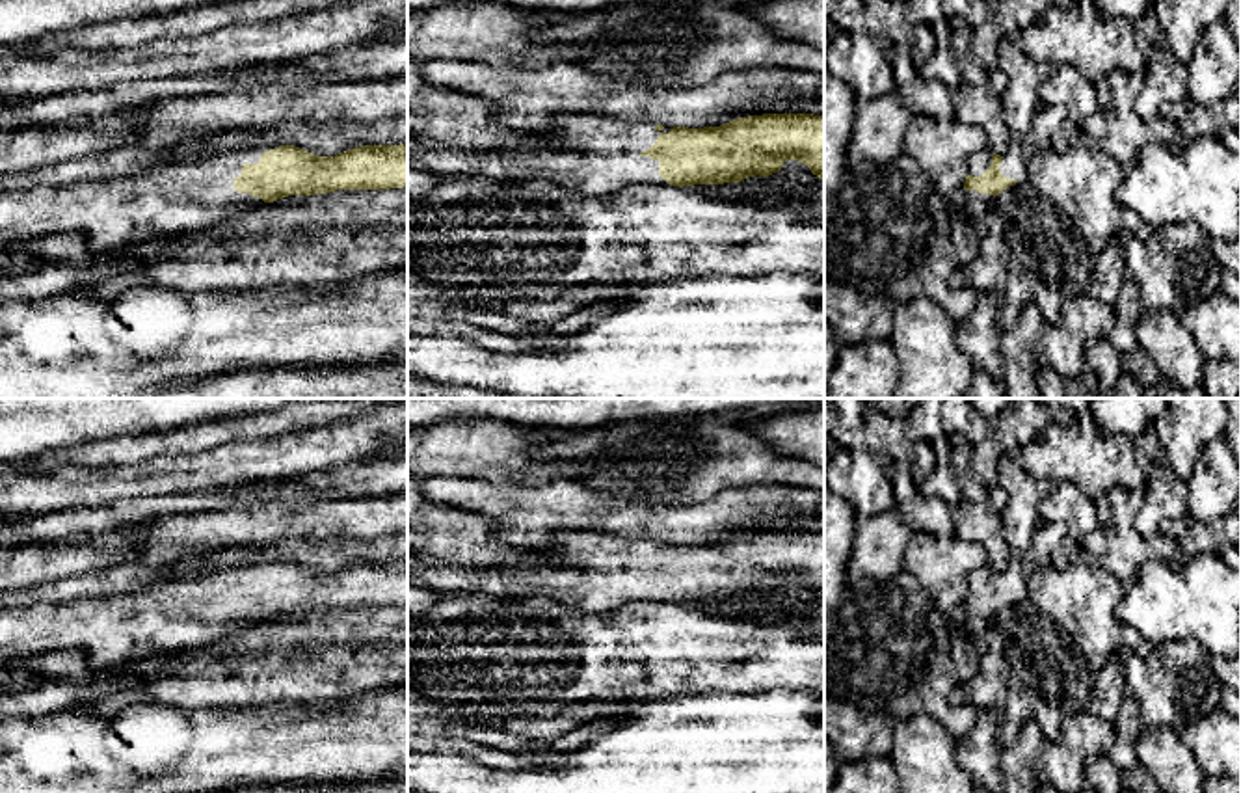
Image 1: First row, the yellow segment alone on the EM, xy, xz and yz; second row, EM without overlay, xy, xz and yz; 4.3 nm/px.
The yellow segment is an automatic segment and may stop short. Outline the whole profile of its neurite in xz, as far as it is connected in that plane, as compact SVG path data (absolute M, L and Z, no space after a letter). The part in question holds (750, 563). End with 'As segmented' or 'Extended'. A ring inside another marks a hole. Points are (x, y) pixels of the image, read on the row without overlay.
M588 531L553 532L553 542L540 547L545 555L538 562L514 562L487 568L460 564L407 564L407 585L415 585L439 596L461 592L482 592L487 596L545 596L558 603L579 607L588 612L612 611L636 601L724 601L741 599L748 594L768 594L781 586L787 577L806 581L813 592L824 598L824 532L813 531L763 531L733 536L720 544L662 544L655 540L625 540L614 534L597 534Z. Extended

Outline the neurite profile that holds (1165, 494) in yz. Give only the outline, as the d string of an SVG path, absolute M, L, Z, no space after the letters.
M1154 424L1135 439L1135 456L1142 469L1144 504L1135 512L1135 527L1152 538L1187 514L1189 488L1181 480L1159 443Z

